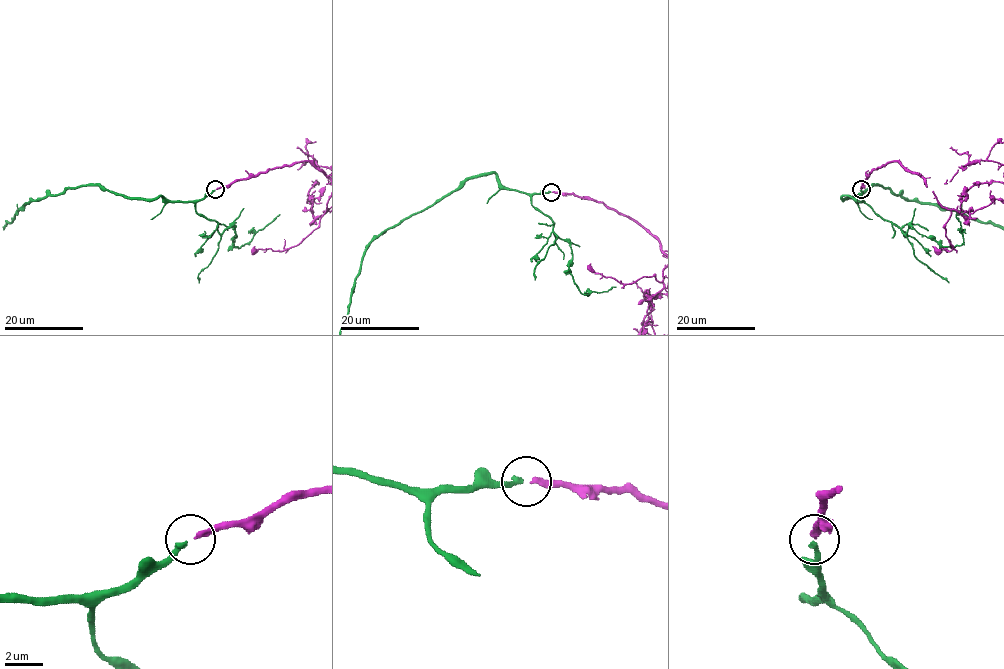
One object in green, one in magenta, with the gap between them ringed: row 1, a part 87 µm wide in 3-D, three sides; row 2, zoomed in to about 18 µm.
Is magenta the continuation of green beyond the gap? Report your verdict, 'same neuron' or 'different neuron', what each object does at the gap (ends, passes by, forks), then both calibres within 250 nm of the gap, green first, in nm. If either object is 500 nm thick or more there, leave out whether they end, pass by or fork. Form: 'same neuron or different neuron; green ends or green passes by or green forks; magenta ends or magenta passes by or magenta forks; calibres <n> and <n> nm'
same neuron; green ends; magenta ends; calibres 260 and 260 nm

